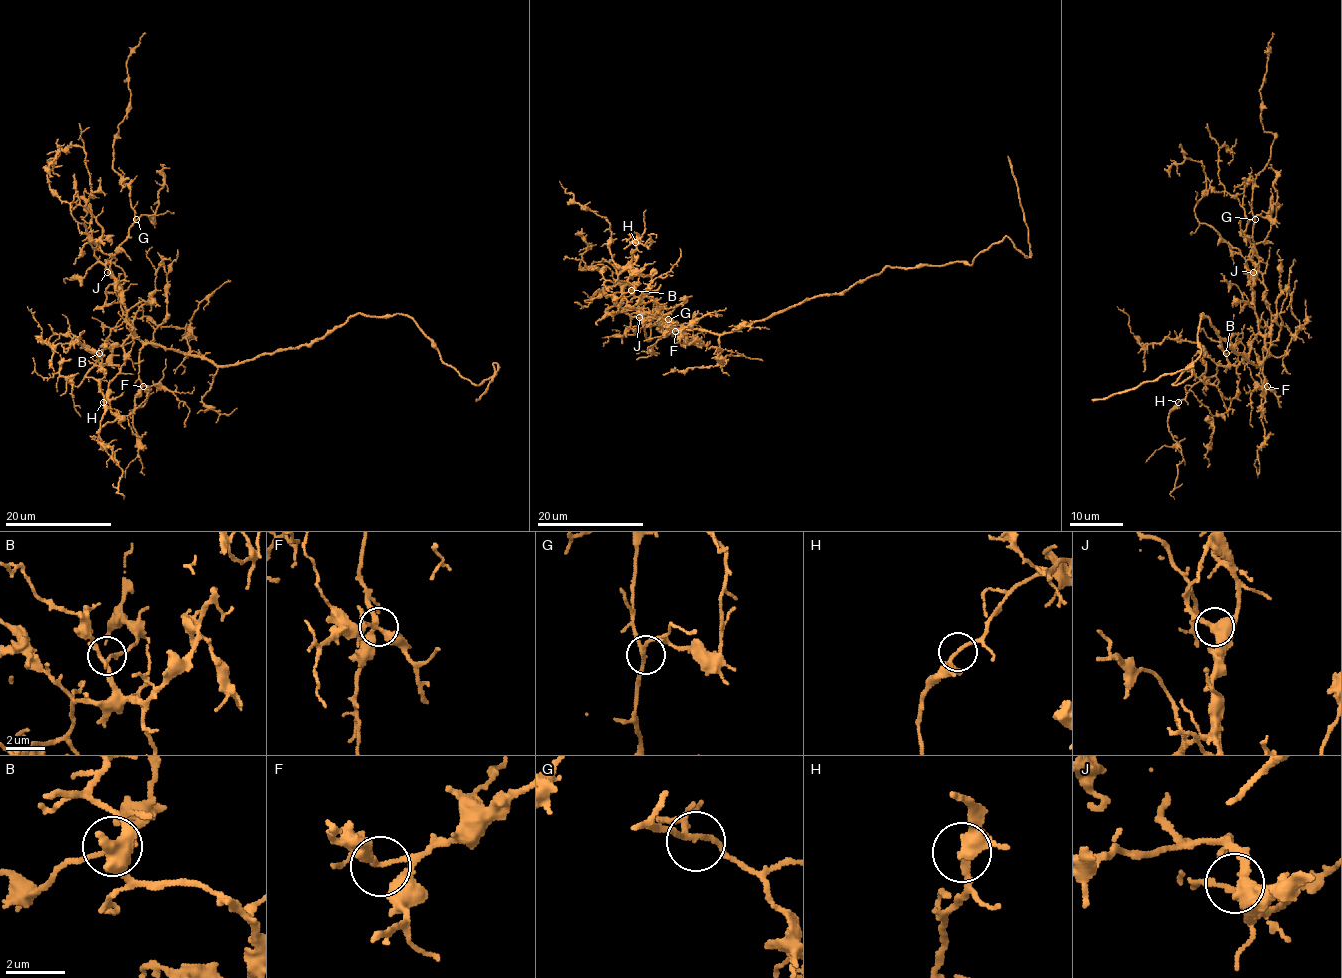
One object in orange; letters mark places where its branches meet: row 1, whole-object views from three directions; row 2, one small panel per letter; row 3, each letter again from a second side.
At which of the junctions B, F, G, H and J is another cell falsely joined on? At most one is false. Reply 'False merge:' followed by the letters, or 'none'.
False merge: none

